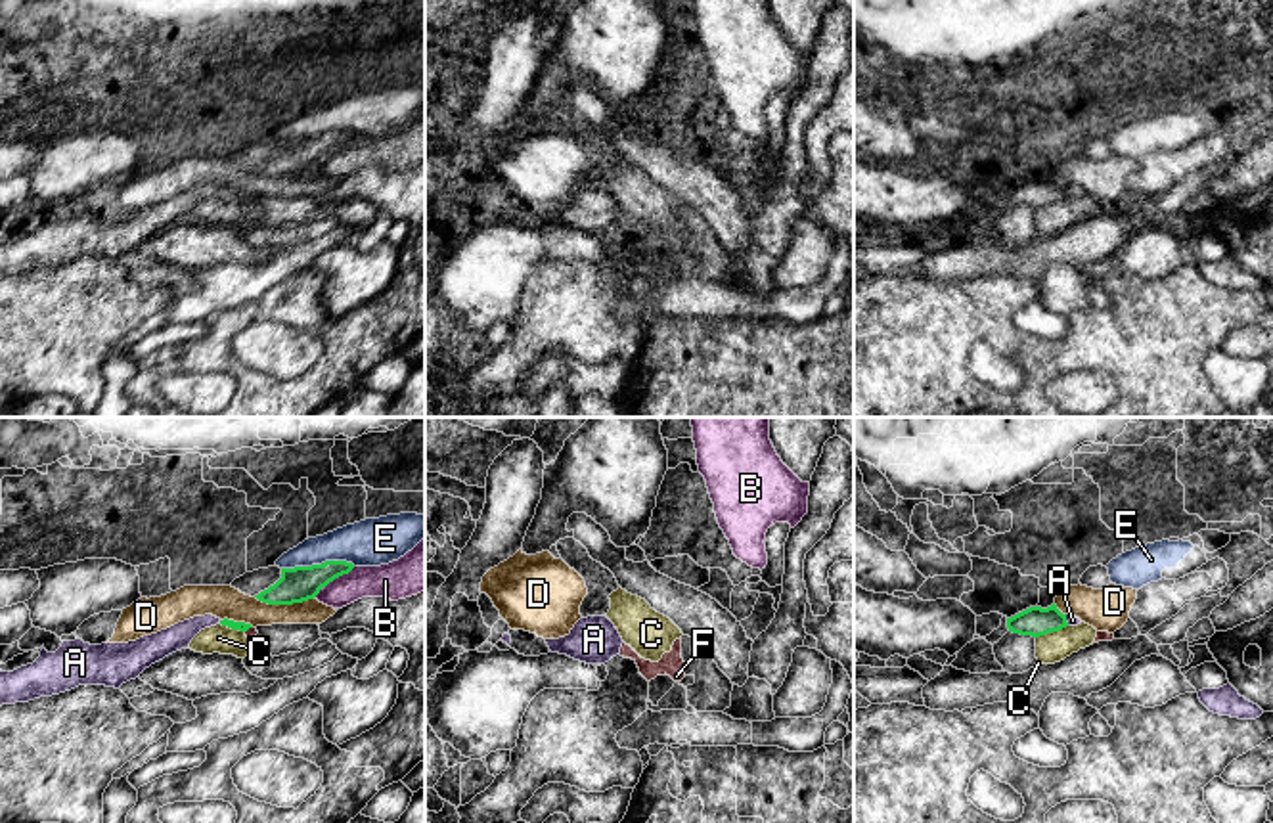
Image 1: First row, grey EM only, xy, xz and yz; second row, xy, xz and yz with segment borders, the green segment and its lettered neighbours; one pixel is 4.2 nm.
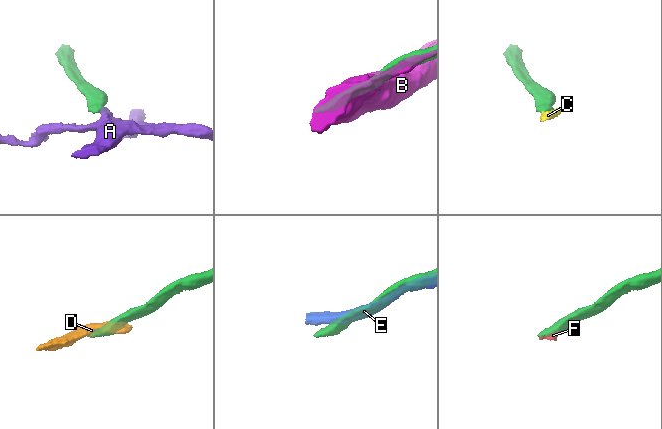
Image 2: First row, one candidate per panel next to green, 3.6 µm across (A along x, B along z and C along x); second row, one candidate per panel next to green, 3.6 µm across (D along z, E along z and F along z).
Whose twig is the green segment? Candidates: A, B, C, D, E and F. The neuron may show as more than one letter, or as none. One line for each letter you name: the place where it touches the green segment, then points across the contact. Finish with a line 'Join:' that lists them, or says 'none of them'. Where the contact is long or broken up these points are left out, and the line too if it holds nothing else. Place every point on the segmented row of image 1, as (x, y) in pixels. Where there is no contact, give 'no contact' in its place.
A: contact yz (1065, 621); way yz (1034, 621), (1065, 621), (1072, 621)
Join: A

